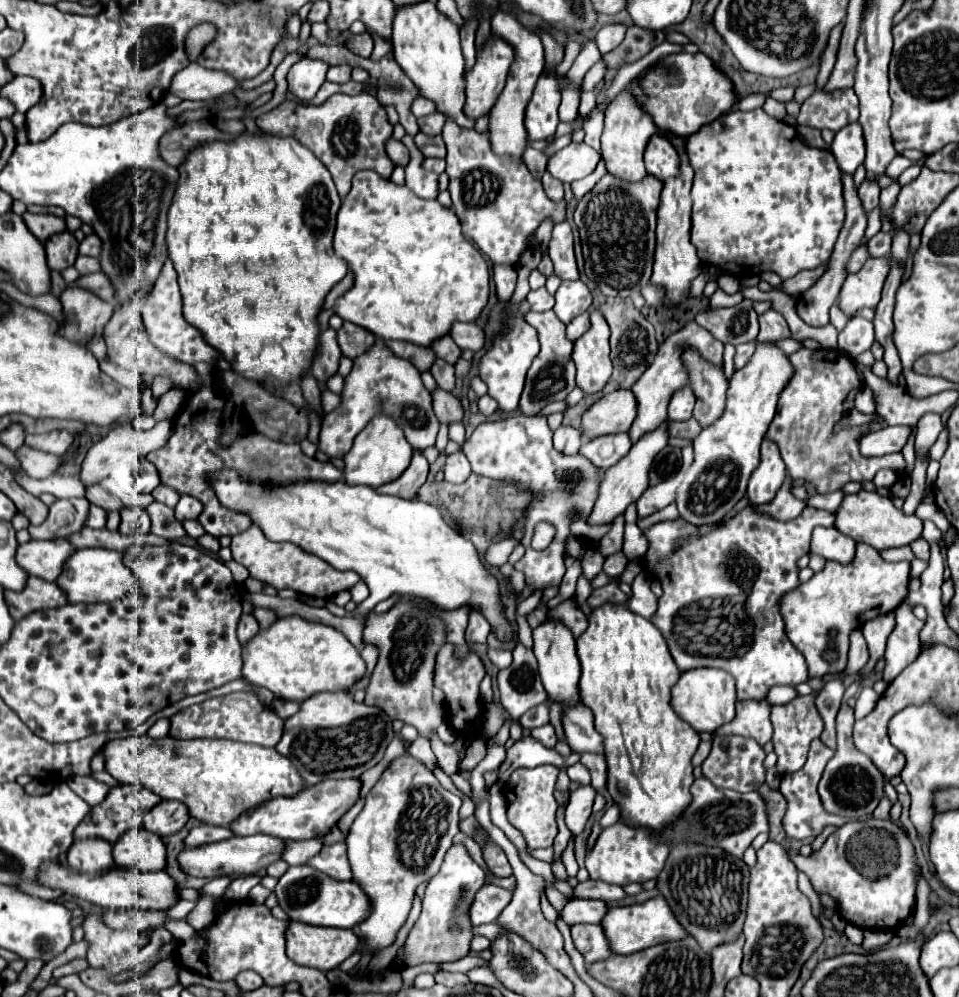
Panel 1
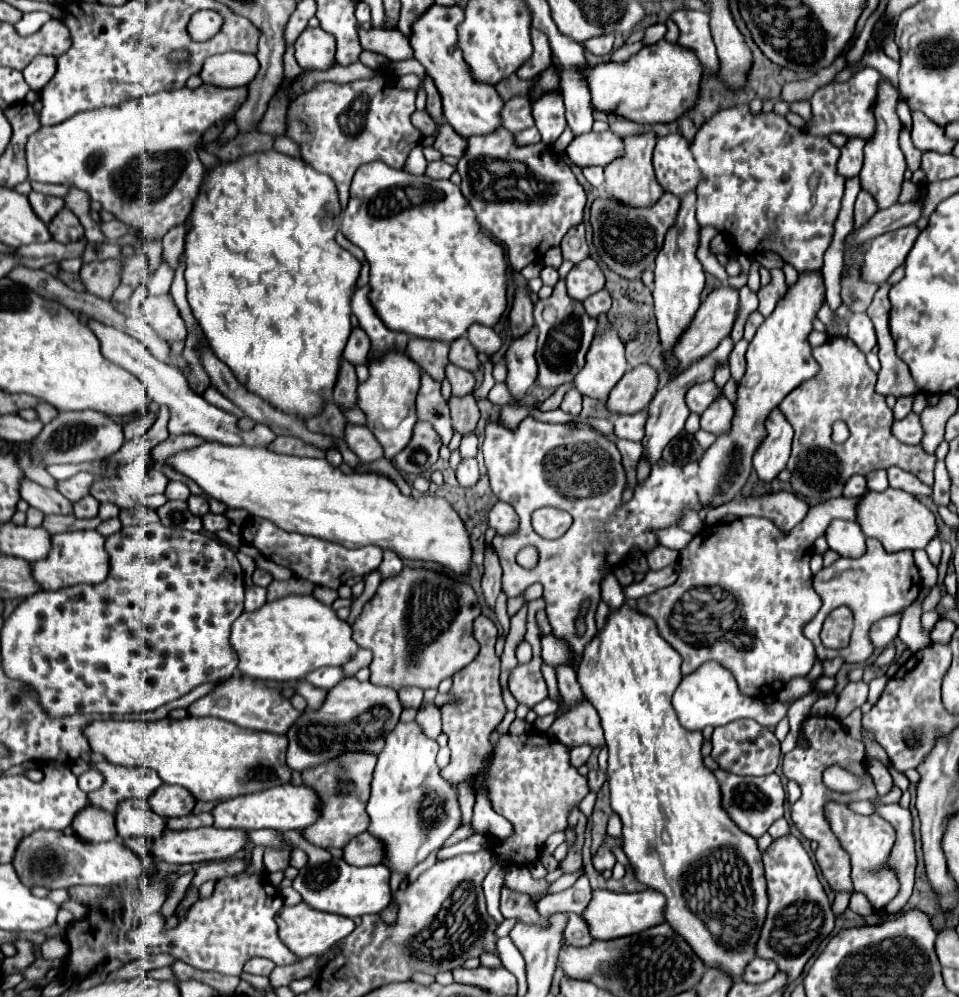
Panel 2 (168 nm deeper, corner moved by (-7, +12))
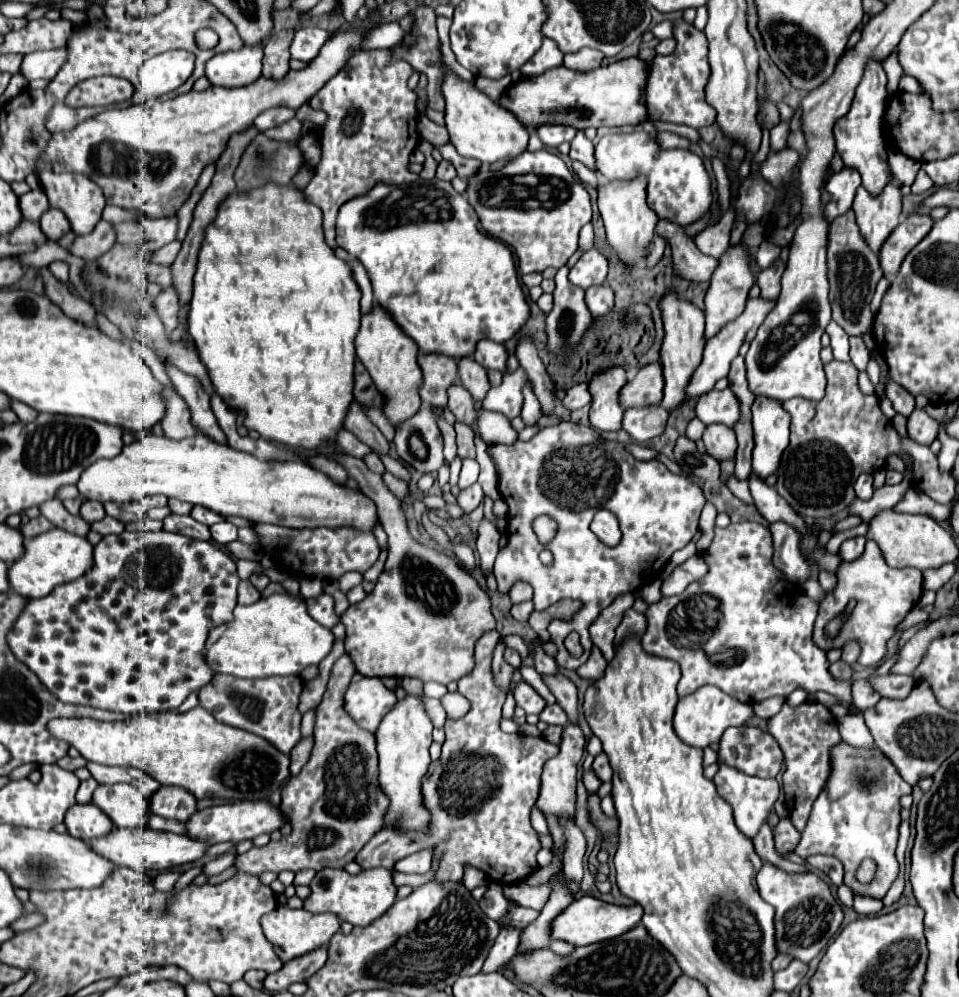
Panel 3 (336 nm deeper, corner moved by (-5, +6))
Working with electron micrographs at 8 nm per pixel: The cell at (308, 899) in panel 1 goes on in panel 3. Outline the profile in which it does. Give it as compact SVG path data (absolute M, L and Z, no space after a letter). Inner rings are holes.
M326 868L316 872L310 882L310 896L304 900L304 908L310 912L330 912L340 920L354 926L368 926L382 916L396 900L396 886L392 884L392 872L386 868L370 868L360 874L348 874L346 870Z

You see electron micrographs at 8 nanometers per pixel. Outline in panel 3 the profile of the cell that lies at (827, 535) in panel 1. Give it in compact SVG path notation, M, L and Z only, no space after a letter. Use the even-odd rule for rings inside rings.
M864 536L848 538L848 540L844 540L844 542L842 542L838 556L840 556L842 560L846 560L846 562L856 560L856 558L864 552L864 544L866 544L866 538L864 538Z

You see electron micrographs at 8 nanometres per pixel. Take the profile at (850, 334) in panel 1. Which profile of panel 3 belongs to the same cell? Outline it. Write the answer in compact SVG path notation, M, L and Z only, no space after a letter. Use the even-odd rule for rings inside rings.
M854 336L850 338L850 360L854 362L854 366L862 372L866 370L866 364L870 360L870 350L866 348L866 342L862 336Z

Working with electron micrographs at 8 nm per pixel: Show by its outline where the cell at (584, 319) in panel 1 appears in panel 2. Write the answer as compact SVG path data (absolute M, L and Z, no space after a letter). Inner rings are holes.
M600 290L600 292L592 294L592 296L588 296L584 300L584 308L592 318L598 318L600 314L606 314L610 310L610 294L608 294L608 290Z

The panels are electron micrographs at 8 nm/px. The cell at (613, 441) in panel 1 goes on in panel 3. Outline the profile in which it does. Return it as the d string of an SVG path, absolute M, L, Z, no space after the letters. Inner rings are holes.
M652 404L646 408L630 408L624 412L622 428L636 442L648 442L664 432L666 420L668 420L668 410L664 410L662 404Z

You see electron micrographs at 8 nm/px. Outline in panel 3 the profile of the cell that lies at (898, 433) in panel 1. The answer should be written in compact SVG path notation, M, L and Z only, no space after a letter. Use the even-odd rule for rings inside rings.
M914 410L908 418L908 436L914 438L914 442L930 446L932 440L938 436L938 422L930 418L924 410Z

